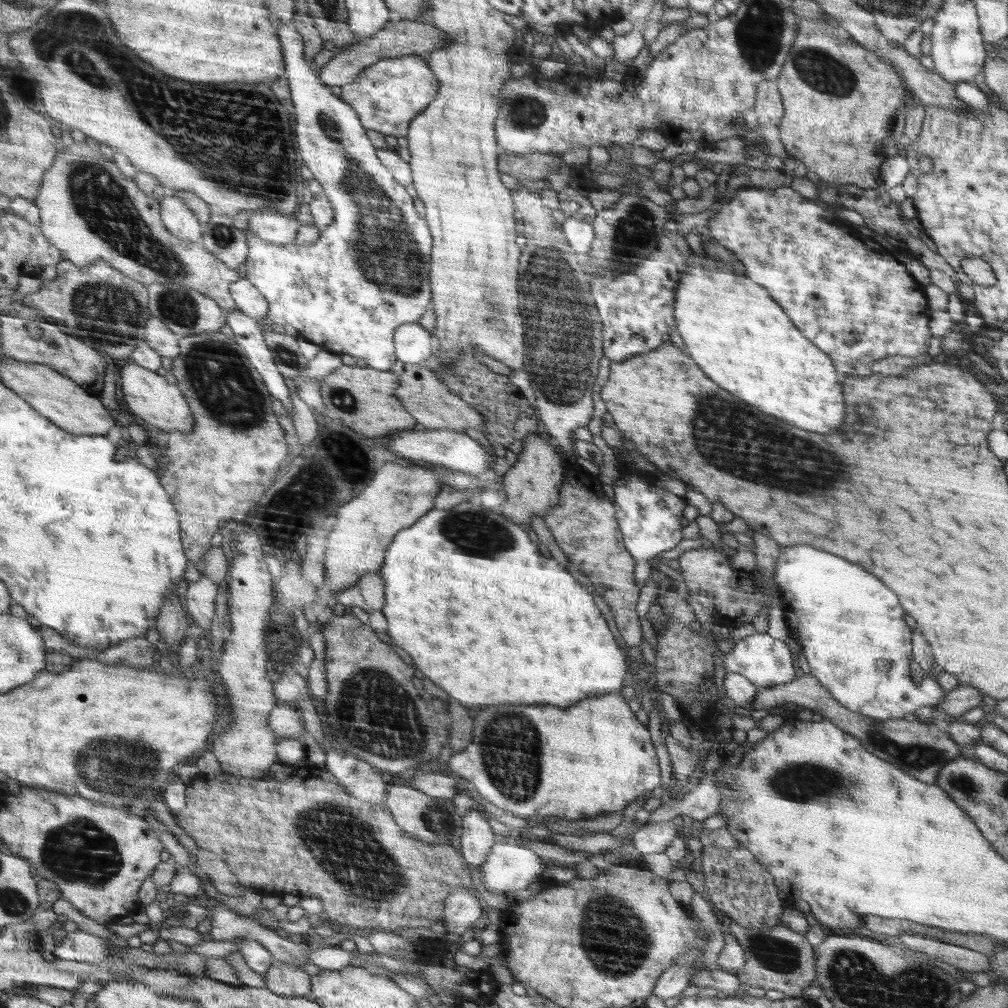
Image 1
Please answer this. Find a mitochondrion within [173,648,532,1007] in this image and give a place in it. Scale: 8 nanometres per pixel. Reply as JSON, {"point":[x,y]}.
{"point":[349,849]}

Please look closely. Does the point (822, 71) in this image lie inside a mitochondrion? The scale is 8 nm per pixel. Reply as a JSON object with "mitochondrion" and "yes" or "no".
{"mitochondrion":"yes"}

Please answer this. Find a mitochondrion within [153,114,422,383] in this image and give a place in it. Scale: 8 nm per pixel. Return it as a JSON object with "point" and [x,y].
{"point":[181,310]}

